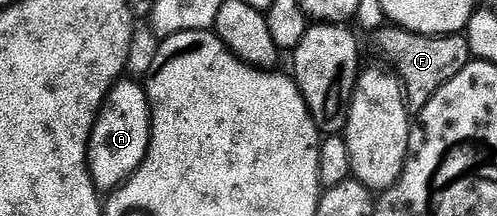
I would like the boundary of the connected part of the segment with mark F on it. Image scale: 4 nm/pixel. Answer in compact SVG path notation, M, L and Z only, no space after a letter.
M386 26L378 36L378 44L383 54L390 59L390 66L398 79L402 81L406 107L414 114L421 112L422 107L434 97L436 90L456 78L456 74L460 74L460 70L464 70L472 60L470 41L462 34L421 36L419 32L410 32L407 28Z

